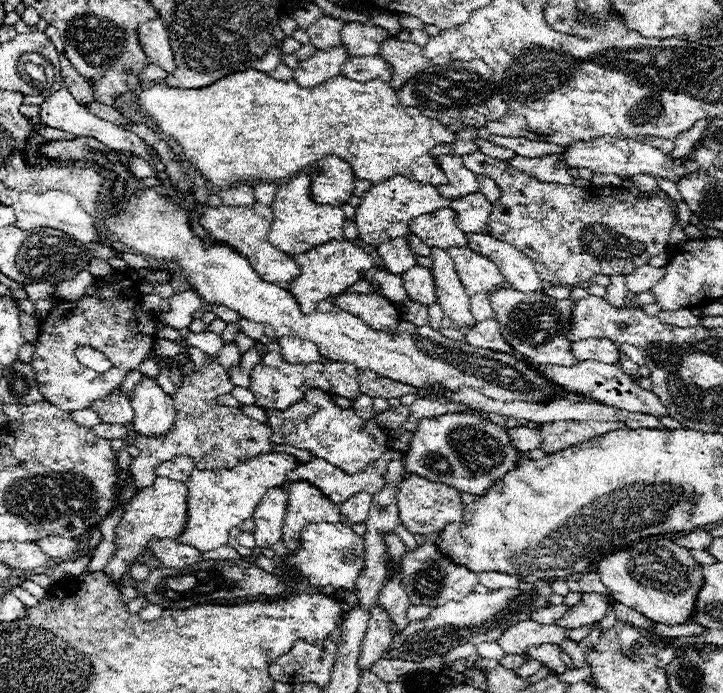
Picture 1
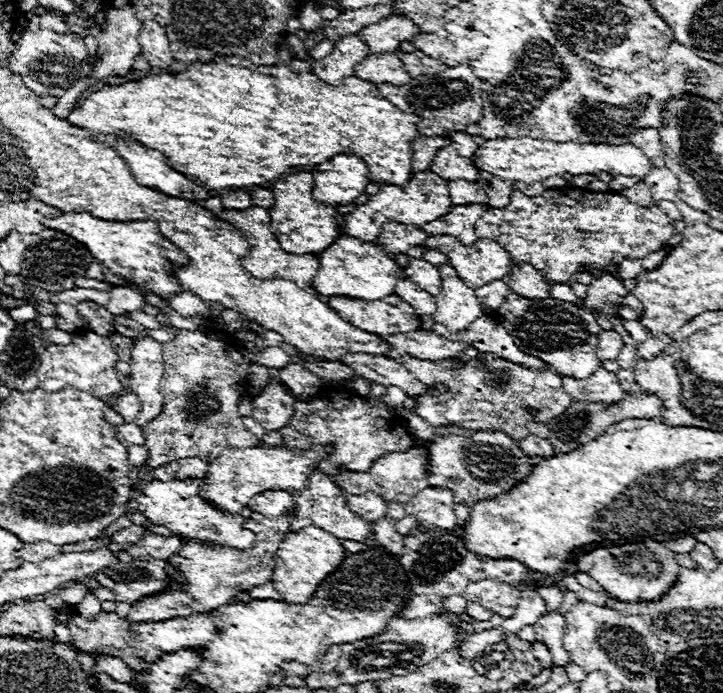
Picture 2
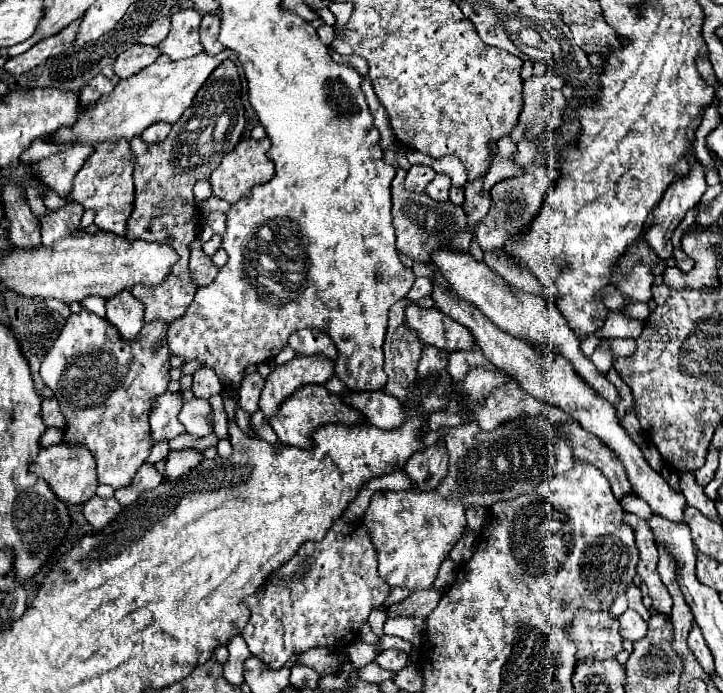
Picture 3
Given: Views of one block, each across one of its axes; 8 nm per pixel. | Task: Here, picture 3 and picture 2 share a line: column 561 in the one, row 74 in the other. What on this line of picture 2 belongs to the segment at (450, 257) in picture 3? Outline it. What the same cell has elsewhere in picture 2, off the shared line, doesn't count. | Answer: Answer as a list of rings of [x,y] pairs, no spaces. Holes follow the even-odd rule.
[[[344,36],[326,58],[312,62],[312,74],[328,84],[342,84],[342,78],[354,76],[354,66],[366,56],[370,56],[370,50],[358,36]]]

